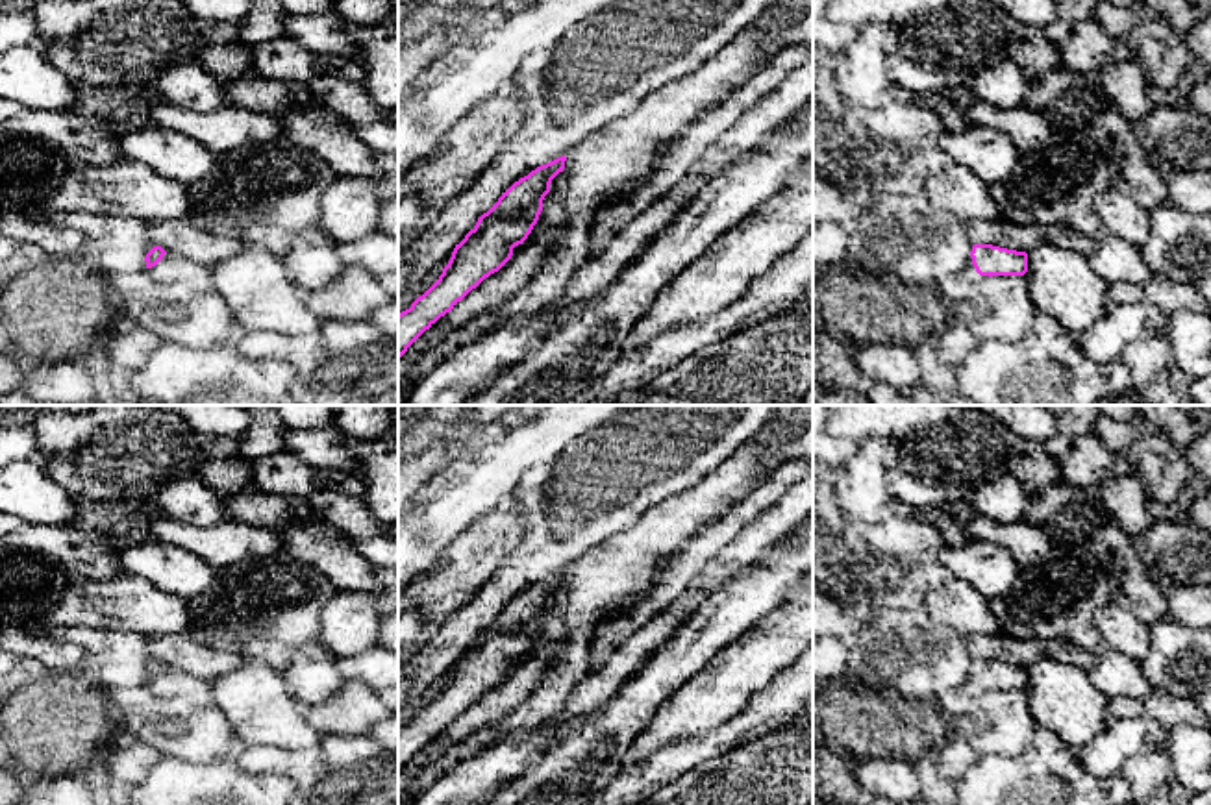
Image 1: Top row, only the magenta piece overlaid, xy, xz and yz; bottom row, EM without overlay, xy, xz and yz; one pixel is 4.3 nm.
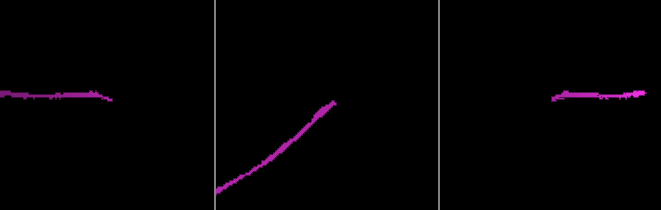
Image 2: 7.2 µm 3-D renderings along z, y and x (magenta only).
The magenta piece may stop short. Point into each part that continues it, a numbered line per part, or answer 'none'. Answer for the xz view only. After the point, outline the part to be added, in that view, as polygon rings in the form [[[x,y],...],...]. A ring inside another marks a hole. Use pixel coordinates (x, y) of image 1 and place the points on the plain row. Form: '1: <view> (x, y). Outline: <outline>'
none

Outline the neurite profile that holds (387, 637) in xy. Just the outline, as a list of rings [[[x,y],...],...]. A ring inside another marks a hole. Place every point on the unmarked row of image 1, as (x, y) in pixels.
[[[398,609],[383,614],[376,642],[393,653],[398,653]]]

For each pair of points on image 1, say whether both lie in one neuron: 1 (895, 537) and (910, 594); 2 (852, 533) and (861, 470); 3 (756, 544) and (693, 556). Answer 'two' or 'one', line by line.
1: one
2: two
3: two

